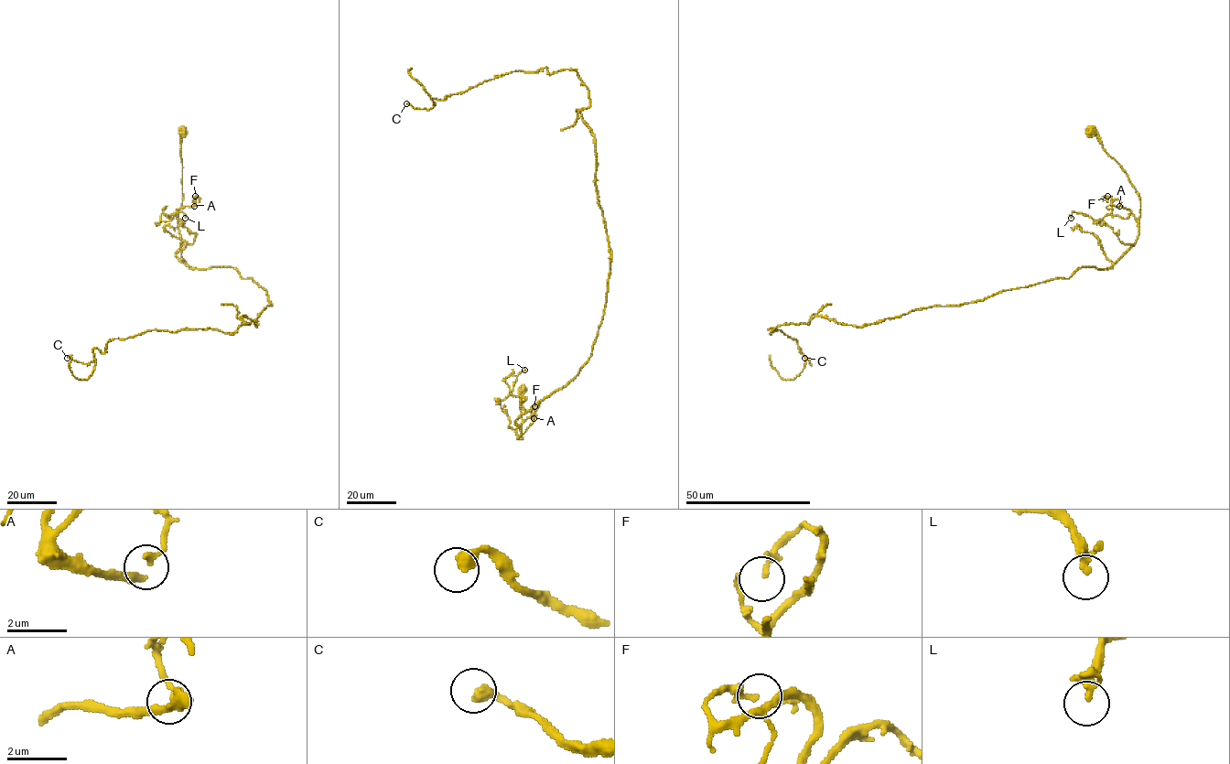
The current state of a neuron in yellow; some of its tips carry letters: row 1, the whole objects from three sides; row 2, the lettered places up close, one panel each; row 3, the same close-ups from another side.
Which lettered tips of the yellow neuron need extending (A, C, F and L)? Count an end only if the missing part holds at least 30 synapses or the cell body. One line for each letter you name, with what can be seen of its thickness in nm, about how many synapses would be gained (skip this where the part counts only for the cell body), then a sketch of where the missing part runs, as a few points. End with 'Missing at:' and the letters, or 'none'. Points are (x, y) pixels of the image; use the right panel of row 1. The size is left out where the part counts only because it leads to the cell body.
Missing at: none

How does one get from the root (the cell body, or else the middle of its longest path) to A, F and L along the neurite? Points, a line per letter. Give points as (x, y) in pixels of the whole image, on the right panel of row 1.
A: (1091, 129), (1127, 175), (1140, 199), (1140, 215), (1136, 218), (1127, 209), (1111, 203), (1117, 199), (1119, 206)
F: (1091, 129), (1135, 188), (1139, 216), (1114, 206), (1110, 196), (1103, 198), (1107, 196)
L: (1091, 129), (1127, 175), (1140, 199), (1140, 215), (1122, 218), (1109, 214), (1095, 221), (1073, 212), (1071, 218)

